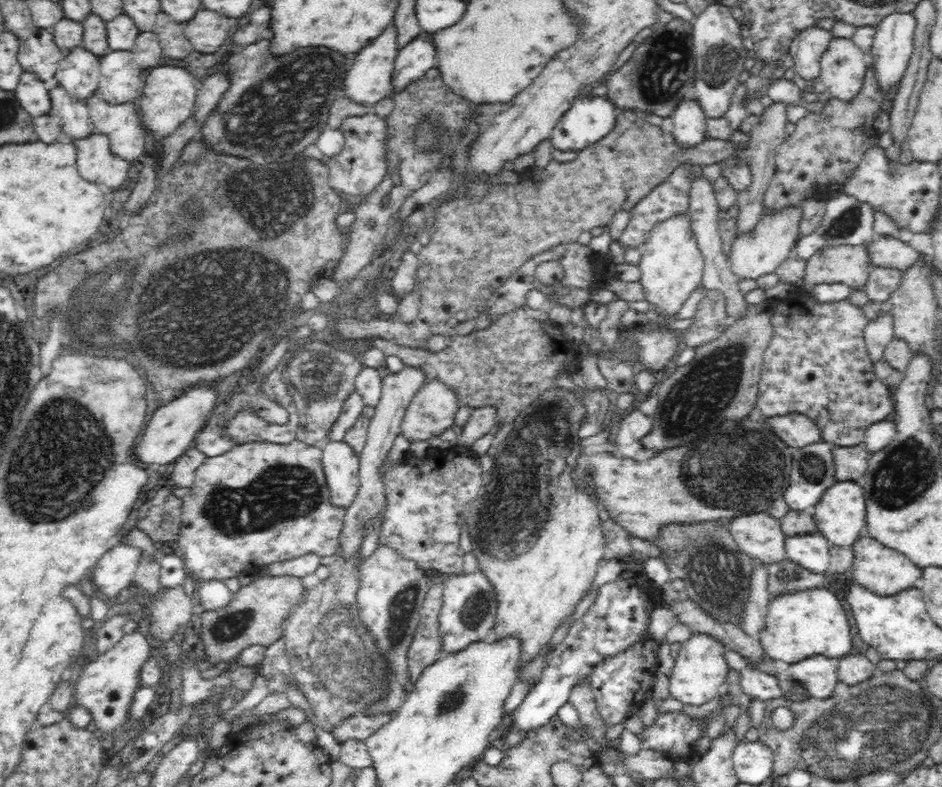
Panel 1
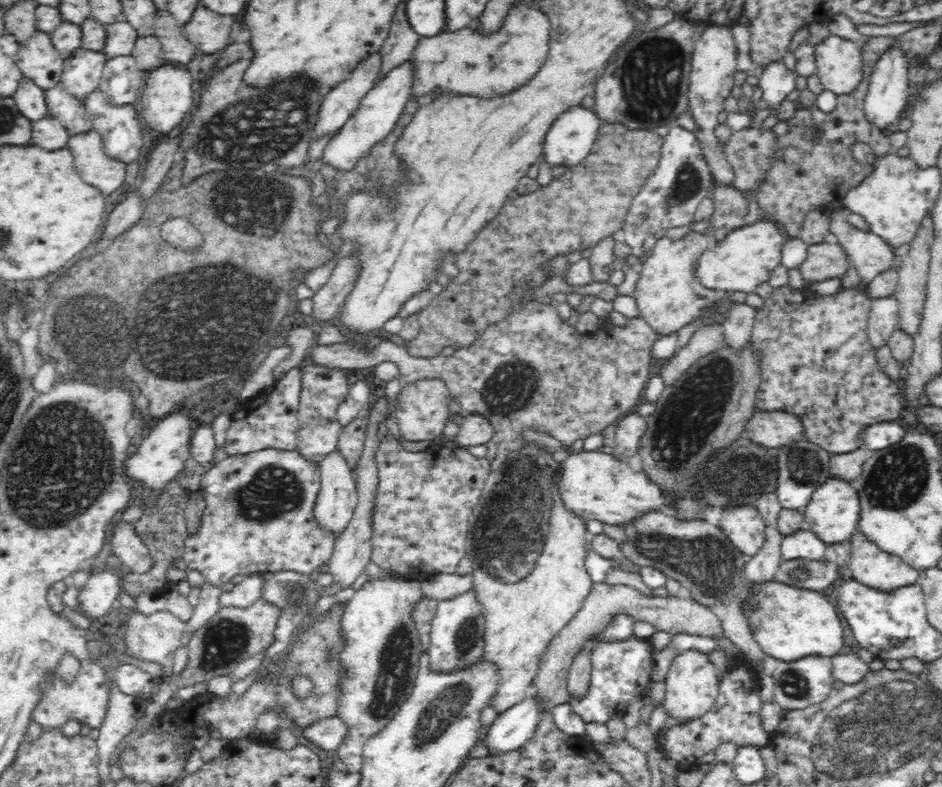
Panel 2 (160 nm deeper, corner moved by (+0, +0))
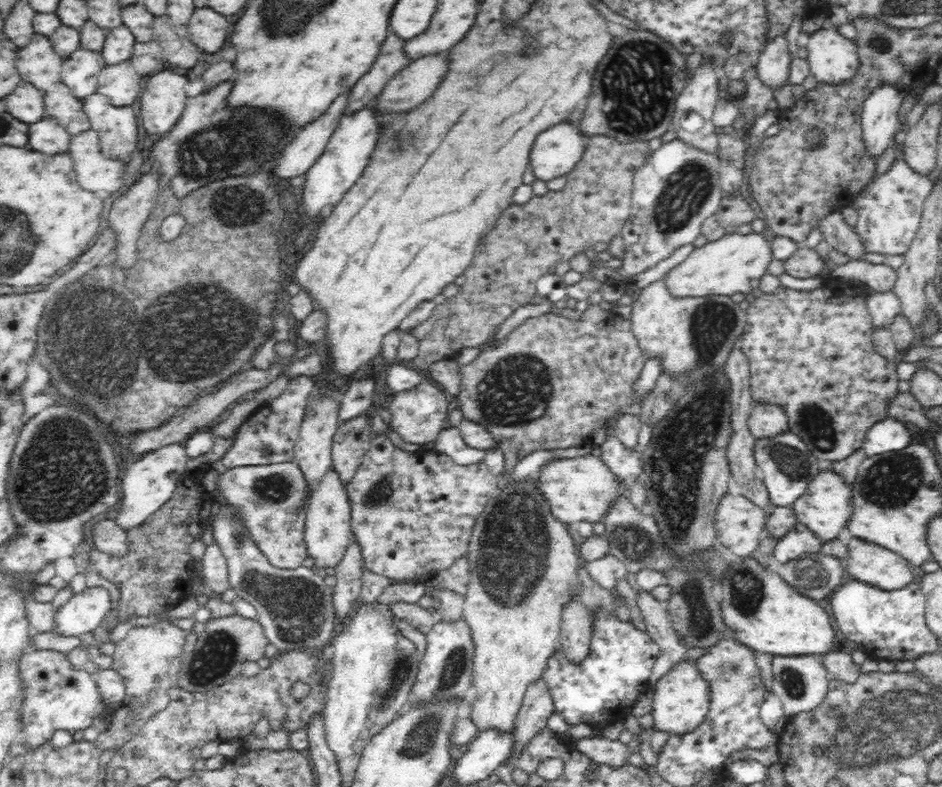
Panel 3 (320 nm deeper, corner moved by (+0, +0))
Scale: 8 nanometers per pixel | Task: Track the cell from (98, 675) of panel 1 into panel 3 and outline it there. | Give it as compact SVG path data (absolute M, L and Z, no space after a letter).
M31 650L21 659L24 683L24 708L22 708L23 744L36 748L57 730L86 730L95 725L96 712L102 693L95 682L93 669L74 669L65 655L58 651Z

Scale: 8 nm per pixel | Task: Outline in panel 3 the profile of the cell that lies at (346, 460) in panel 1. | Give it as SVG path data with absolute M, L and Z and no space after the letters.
M330 468L318 481L318 488L313 491L307 509L305 540L309 547L310 560L308 564L315 565L319 569L334 568L342 560L350 541L355 539L352 520L347 483L340 479L340 473L336 469Z

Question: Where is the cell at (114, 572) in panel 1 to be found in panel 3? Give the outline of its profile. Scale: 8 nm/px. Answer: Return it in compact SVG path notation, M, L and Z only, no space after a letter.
M86 587L56 609L56 629L53 631L62 636L91 634L112 617L114 610L115 604L110 600L110 592L106 588Z

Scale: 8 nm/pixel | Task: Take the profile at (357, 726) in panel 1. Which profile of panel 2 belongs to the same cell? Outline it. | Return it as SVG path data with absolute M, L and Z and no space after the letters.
M338 715L326 717L312 722L310 726L302 726L300 734L304 740L318 745L326 751L335 751L350 734L350 725Z

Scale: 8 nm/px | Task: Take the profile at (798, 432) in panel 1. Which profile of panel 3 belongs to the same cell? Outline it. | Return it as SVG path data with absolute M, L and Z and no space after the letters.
M758 403L747 418L747 427L757 439L776 438L784 432L790 432L788 415L783 408L774 404Z

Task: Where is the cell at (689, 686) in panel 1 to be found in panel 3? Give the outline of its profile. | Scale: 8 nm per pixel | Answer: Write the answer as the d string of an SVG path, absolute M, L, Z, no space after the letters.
M695 660L678 663L656 683L651 711L654 728L677 735L698 728L710 712L710 694L712 687L708 679L700 673Z

